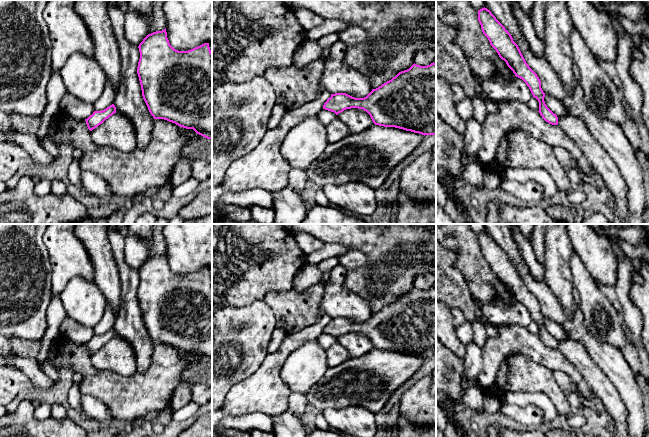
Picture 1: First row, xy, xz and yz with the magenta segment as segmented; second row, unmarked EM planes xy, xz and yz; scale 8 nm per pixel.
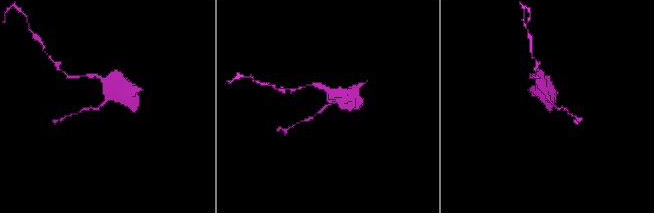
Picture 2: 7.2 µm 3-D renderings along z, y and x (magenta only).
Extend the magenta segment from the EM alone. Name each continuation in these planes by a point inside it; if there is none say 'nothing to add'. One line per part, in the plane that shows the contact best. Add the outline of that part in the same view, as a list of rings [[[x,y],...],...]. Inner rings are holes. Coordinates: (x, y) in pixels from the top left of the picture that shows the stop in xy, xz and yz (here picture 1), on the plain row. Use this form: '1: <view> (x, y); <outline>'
nothing to add

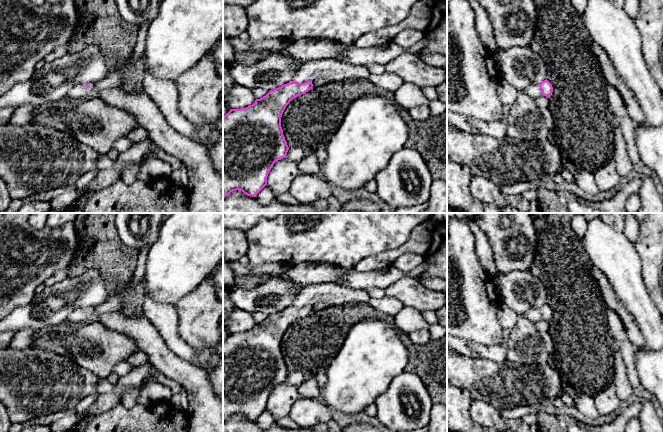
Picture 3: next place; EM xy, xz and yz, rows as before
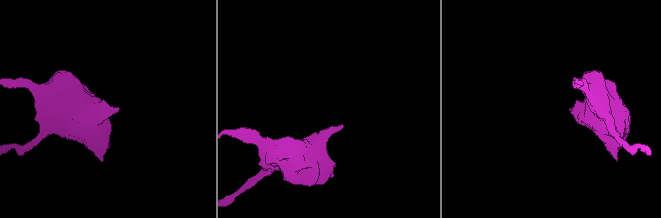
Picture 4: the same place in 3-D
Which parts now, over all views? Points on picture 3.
1: xz (333, 294); [[[323,283],[304,286],[294,299],[294,305],[304,307],[315,302],[325,302],[329,306],[339,306],[347,303],[370,301],[366,290],[343,287],[335,283]]]

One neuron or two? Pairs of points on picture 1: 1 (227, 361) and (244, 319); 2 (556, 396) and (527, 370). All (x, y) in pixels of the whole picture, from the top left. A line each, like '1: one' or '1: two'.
1: one
2: one

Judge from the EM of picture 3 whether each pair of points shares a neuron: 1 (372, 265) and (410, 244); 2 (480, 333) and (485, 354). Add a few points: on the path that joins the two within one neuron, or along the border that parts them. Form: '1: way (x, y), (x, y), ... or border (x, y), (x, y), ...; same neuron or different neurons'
1: way (381, 262), (401, 250); same neuron
2: border (460, 338), (484, 345), (500, 344); different neurons

